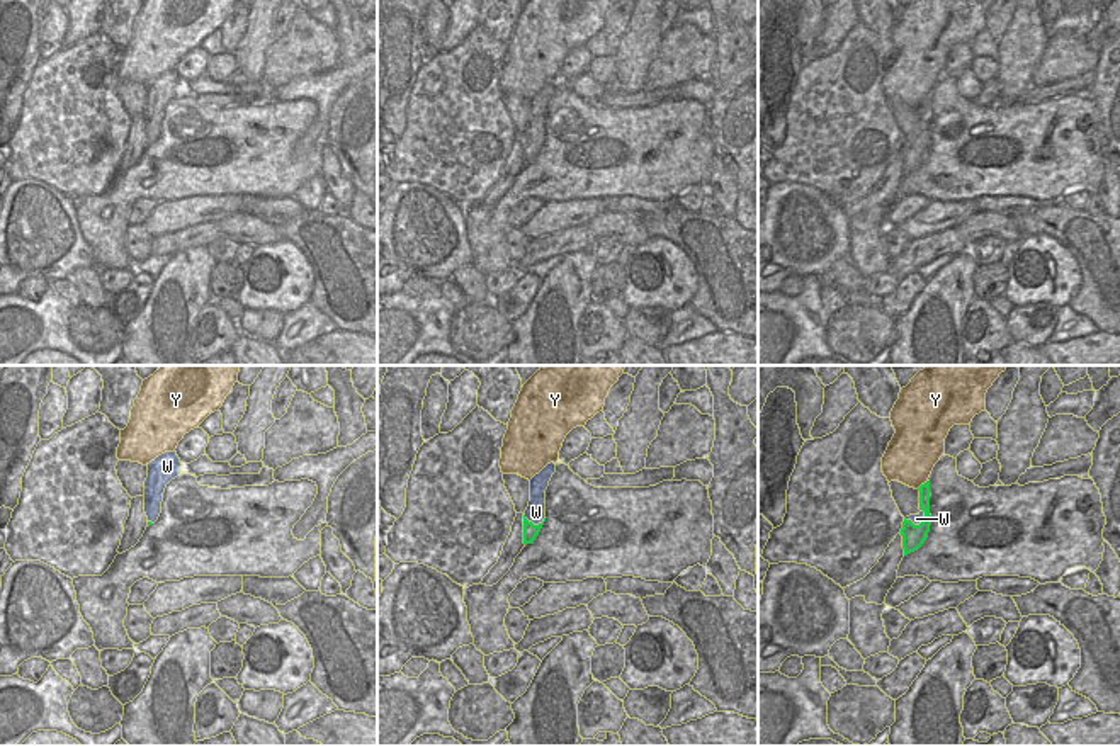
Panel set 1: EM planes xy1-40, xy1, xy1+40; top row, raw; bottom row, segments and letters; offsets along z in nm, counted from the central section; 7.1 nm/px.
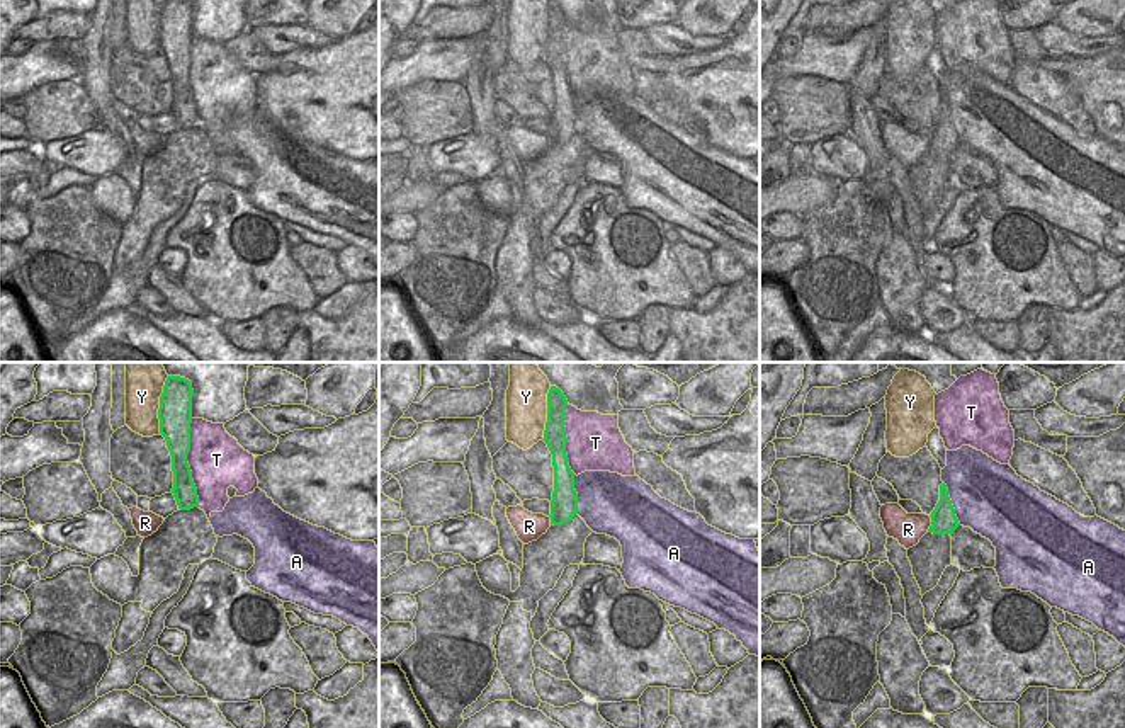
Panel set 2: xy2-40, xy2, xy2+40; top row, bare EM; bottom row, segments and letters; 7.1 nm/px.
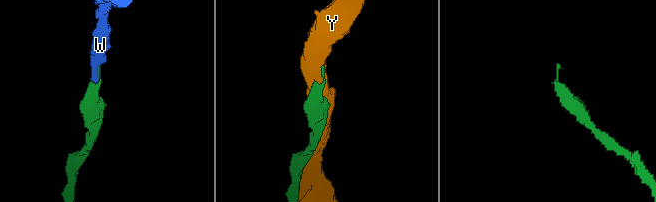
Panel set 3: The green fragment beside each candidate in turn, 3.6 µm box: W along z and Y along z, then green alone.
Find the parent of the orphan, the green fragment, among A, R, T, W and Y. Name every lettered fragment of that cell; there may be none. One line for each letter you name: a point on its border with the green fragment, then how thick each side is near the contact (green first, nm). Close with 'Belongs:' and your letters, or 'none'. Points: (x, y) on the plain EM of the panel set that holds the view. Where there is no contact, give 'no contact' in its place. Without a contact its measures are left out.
W: contact xy1 (532, 143); calibres 110 and 140 nm
Belongs: W

